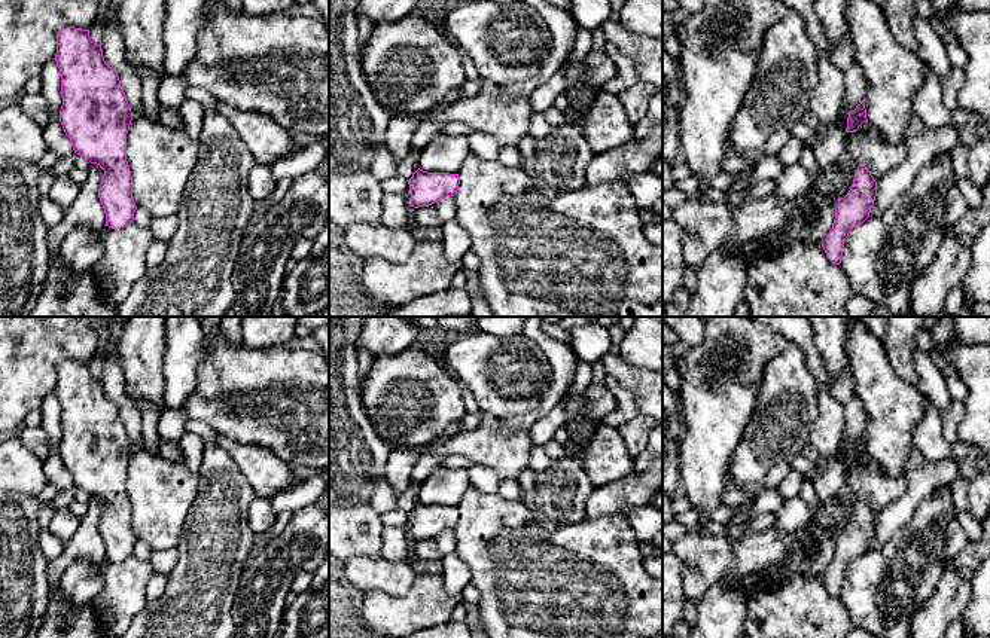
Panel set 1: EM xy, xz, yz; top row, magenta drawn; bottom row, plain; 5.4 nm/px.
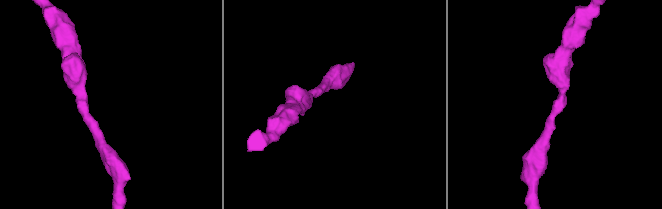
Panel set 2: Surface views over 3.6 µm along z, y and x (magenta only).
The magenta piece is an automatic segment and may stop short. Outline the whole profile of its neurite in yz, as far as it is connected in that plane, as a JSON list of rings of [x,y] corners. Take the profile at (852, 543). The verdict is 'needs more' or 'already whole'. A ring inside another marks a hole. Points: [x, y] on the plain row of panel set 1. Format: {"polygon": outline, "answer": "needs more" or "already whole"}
{"polygon": [[[859,498],[849,526],[837,537],[832,562],[822,576],[826,590],[832,596],[841,596],[846,571],[855,559],[869,550],[875,529],[877,515],[865,498]]], "answer": "already whole"}

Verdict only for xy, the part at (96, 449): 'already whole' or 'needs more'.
already whole

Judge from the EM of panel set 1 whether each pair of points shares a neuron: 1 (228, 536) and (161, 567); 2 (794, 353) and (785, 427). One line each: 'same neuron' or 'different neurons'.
1: different neurons
2: same neuron

